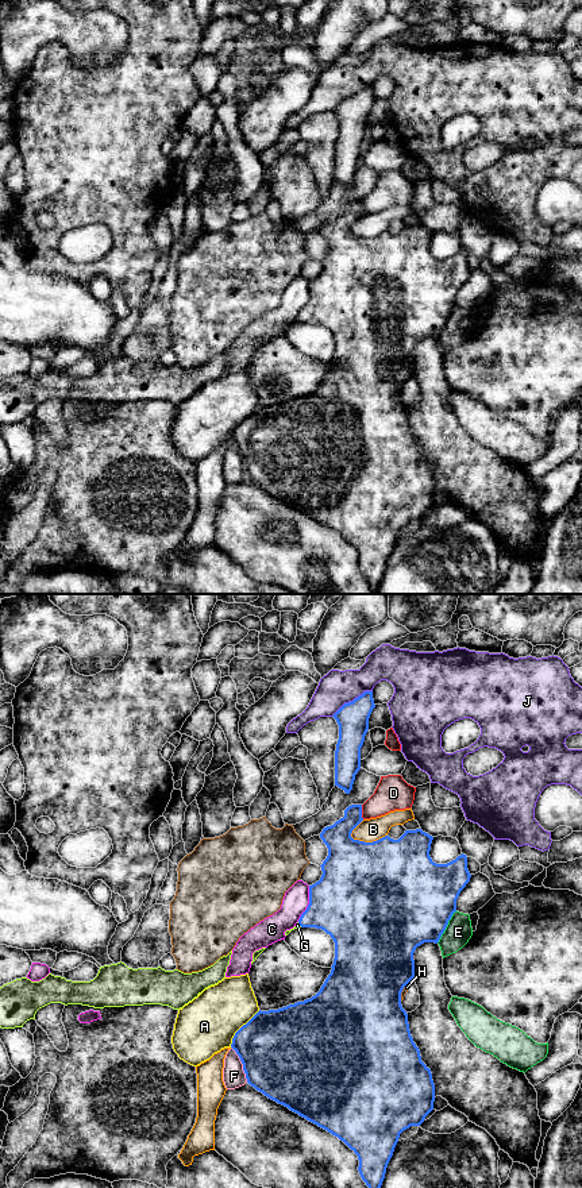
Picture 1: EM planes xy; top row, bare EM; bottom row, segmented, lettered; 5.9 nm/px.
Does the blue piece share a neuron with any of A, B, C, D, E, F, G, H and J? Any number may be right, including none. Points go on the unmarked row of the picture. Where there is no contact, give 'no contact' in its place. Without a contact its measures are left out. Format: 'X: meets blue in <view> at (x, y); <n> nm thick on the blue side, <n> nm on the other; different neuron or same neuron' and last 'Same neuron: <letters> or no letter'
A: meets blue in xy at (241, 423); 460 nm thick on the blue side, 340 nm on the other; different neuron
B: meets blue in xy at (367, 238); 500 nm thick on the blue side, 140 nm on the other; different neuron
C: meets blue in xy at (309, 299); 480 nm thick on the blue side, 150 nm on the other; different neuron
D: meets blue in xy at (361, 207); 180 nm thick on the blue side, 200 nm on the other; different neuron
E: meets blue in xy at (446, 321); 500 nm thick on the blue side, 160 nm on the other; different neuron
F: meets blue in xy at (242, 458); 500 nm thick on the blue side, 140 nm on the other; different neuron
G: meets blue in xy at (300, 320); 340 nm thick on the blue side, 20 nm on the other; different neuron
H: meets blue in xy at (401, 386); 480 nm thick on the blue side, 30 nm on the other; different neuron
J: meets blue in xy at (353, 96); 190 nm thick on the blue side, 200 nm on the other; different neuron
Same neuron: no letter

